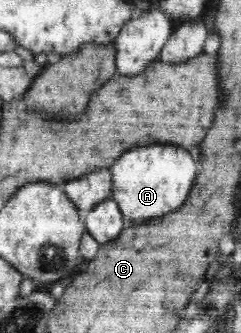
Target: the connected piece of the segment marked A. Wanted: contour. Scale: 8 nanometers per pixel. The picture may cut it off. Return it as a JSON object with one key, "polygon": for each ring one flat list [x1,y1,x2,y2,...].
{"polygon":[[149,145,131,149,117,158,110,170,113,200,118,203,126,223,131,226,176,211,187,199,197,173,191,153,173,145]]}

